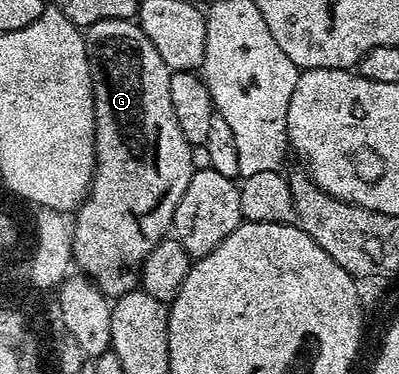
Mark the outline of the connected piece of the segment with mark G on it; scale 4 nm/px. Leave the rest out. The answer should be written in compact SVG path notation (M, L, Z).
M127 19L99 21L93 26L86 27L85 48L87 59L91 69L93 80L93 108L95 109L95 172L91 175L91 186L87 190L87 197L79 203L74 211L73 225L71 226L71 257L76 267L80 266L82 273L90 278L99 289L108 296L127 294L130 290L136 289L139 268L142 266L145 256L153 252L153 248L162 240L168 237L171 230L171 221L177 212L177 204L181 204L181 196L185 196L185 188L189 188L189 180L196 168L191 159L192 146L185 140L181 133L181 127L177 125L177 116L173 116L173 100L169 100L169 80L173 71L161 60L157 48L145 36L145 32L138 26L138 23Z

